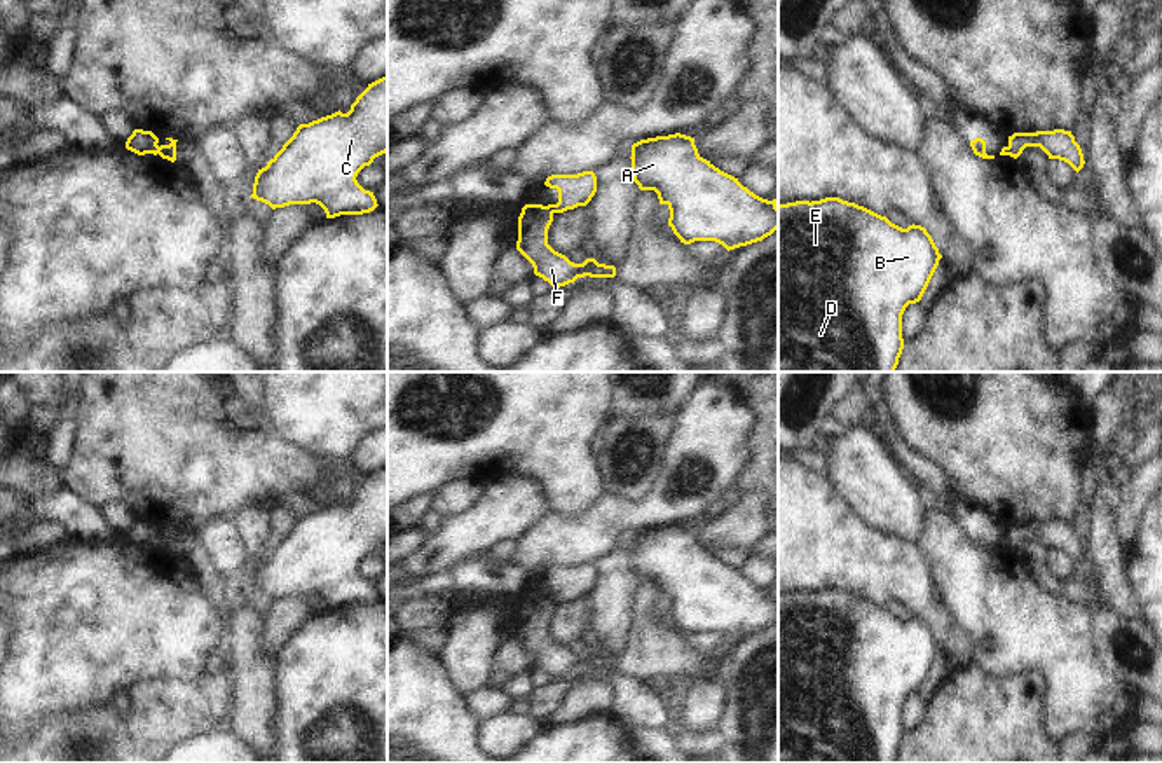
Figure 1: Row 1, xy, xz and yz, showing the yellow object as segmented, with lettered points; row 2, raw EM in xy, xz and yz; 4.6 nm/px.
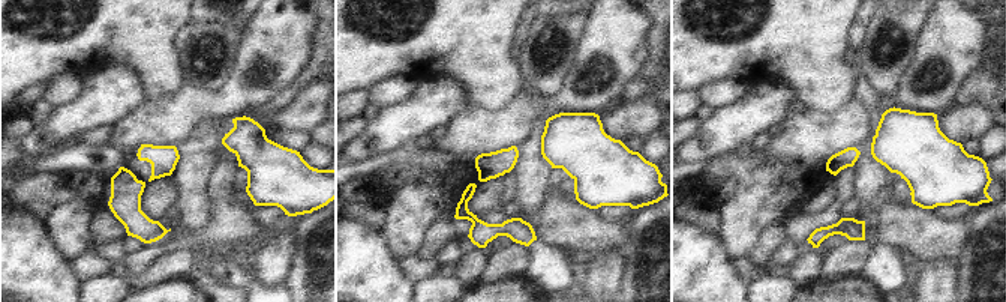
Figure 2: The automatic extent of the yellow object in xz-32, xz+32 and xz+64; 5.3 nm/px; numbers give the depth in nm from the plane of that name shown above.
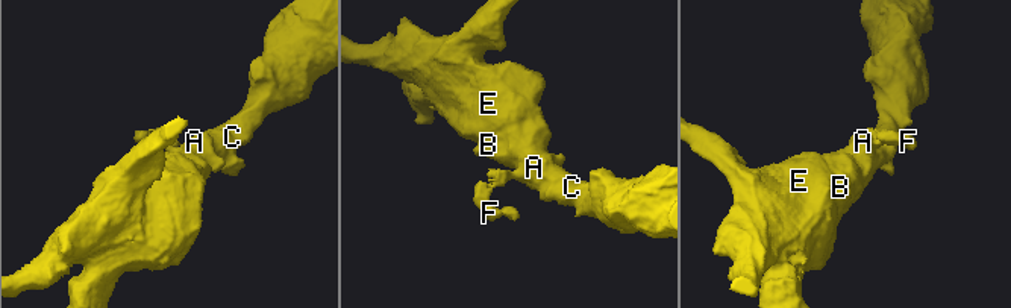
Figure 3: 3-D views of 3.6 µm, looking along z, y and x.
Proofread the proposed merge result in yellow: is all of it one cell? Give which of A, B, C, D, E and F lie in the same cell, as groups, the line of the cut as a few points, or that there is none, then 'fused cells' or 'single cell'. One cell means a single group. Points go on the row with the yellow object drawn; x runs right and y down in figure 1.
groups A B C D E / F; cut xy (157, 147), (159, 154); fused cells

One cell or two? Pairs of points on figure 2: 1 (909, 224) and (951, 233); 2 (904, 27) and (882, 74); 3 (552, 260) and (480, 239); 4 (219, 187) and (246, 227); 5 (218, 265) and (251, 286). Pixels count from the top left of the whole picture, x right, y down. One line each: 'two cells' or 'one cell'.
1: one cell
2: one cell
3: one cell
4: one cell
5: one cell

